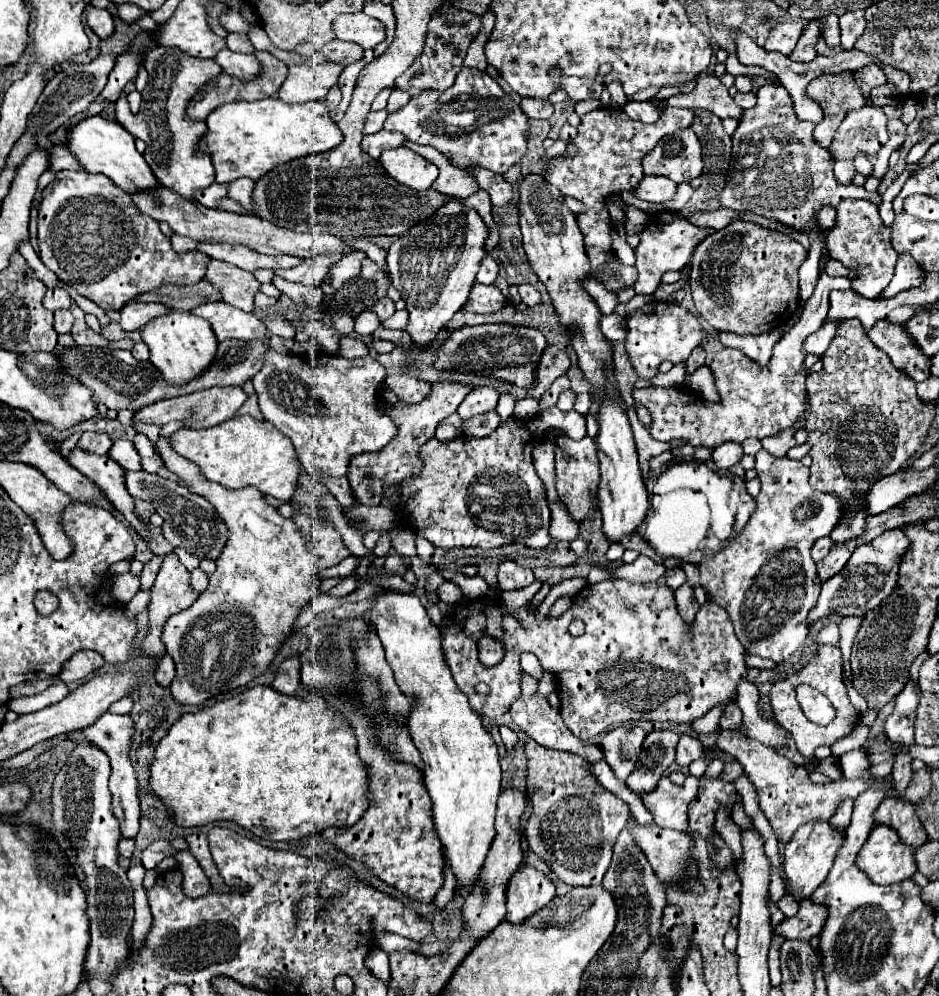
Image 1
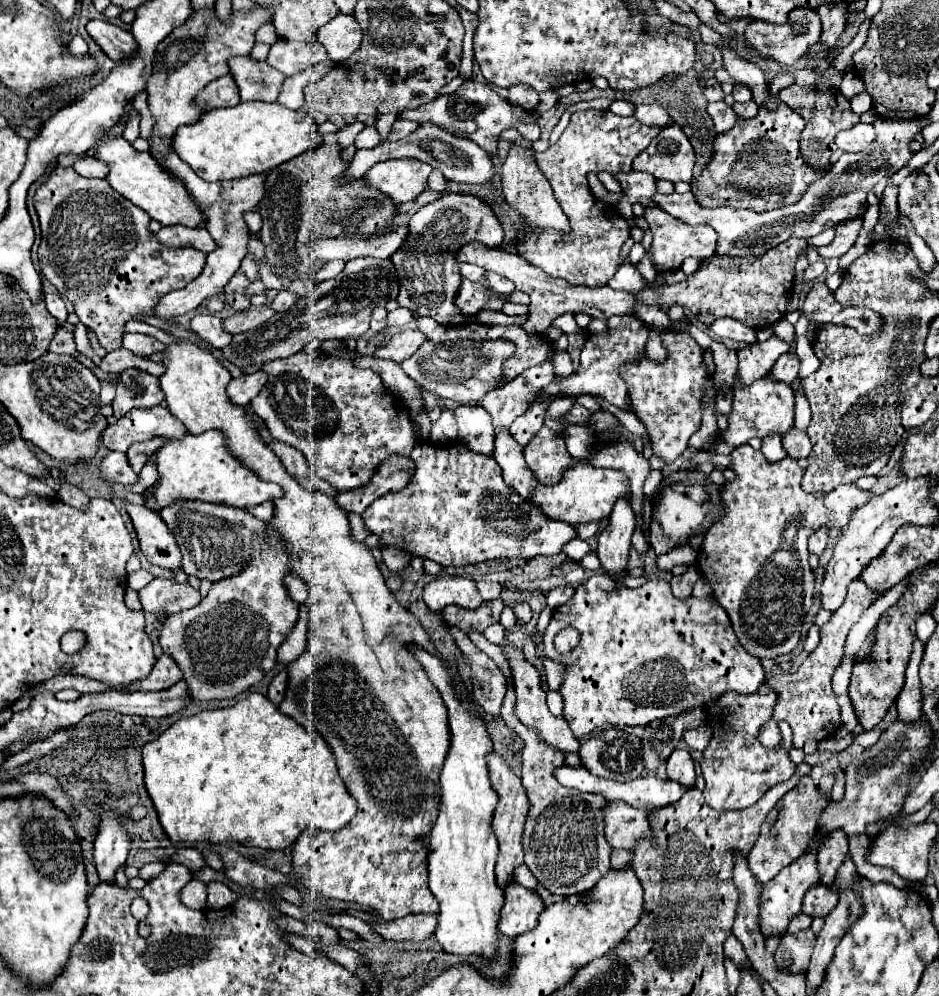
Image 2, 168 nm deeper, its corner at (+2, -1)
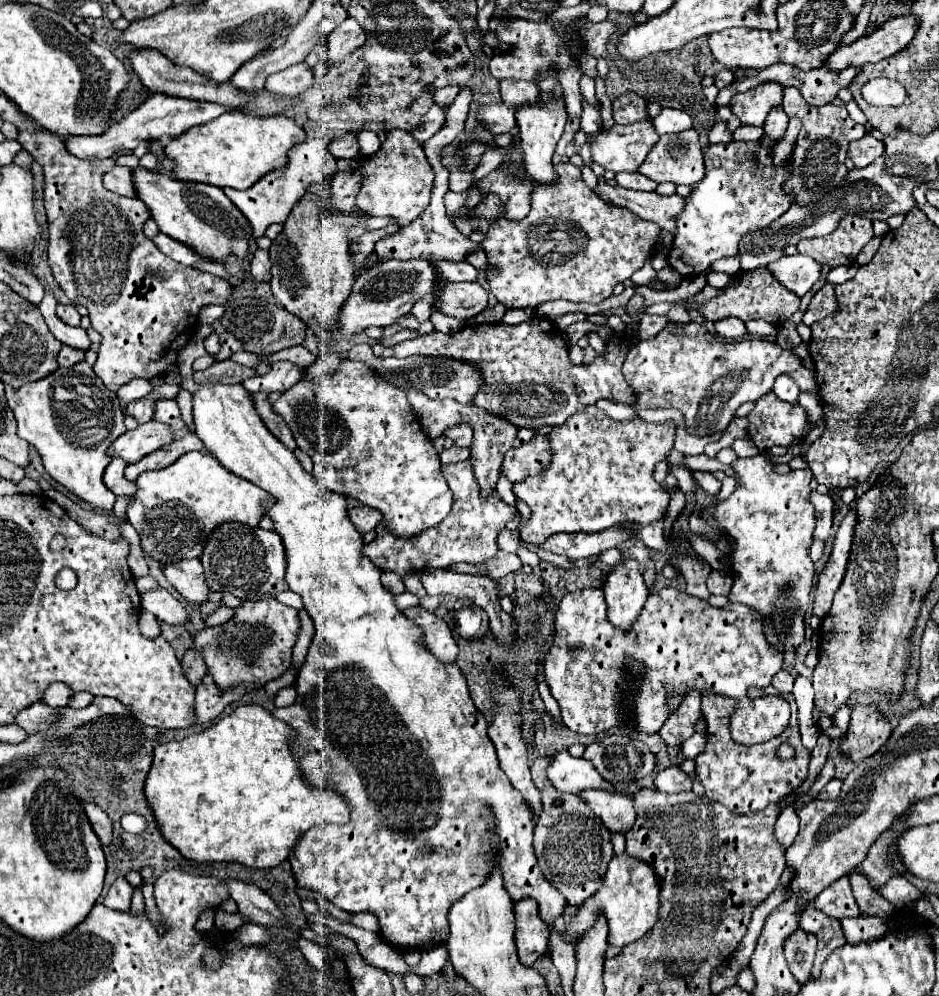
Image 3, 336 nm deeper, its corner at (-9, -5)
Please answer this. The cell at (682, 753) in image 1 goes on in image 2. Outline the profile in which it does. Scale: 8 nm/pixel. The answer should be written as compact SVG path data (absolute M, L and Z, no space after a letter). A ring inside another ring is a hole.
M676 749L668 761L666 761L666 771L668 771L668 777L686 785L686 787L692 787L694 785L694 763L692 763L692 757L686 749Z

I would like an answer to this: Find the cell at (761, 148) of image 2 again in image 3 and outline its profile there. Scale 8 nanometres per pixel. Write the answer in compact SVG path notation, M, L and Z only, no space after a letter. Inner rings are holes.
M763 137L751 143L731 141L727 145L707 147L705 177L701 183L695 183L691 195L685 199L685 209L677 217L675 247L669 255L669 265L683 277L691 273L695 277L713 261L737 255L743 235L769 227L791 207L793 197L781 189L791 175L791 165L787 163L785 169L773 167L775 145L777 143Z

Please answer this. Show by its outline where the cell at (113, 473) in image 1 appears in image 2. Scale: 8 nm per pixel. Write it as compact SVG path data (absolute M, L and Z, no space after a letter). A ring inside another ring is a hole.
M122 499L122 505L134 523L140 549L146 555L146 559L154 565L160 565L172 571L180 569L180 551L166 523L160 519L160 515L128 499Z

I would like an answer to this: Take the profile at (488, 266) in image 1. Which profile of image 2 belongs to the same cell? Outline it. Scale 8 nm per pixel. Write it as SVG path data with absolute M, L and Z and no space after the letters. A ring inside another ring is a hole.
M462 263L460 271L462 271L462 277L470 279L470 281L482 281L482 277L486 273L484 267L476 267L476 265L470 265L470 263Z

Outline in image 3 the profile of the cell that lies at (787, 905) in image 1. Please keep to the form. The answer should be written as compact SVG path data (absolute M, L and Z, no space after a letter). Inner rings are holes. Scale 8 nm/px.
M813 905L807 907L807 911L801 913L801 921L799 927L803 931L811 931L819 937L819 947L817 947L817 957L815 957L815 965L813 965L813 973L811 977L817 977L821 971L821 965L825 963L825 959L837 949L843 947L845 935L841 929L841 923L837 919L831 919L827 915L823 915L823 911L817 911Z

